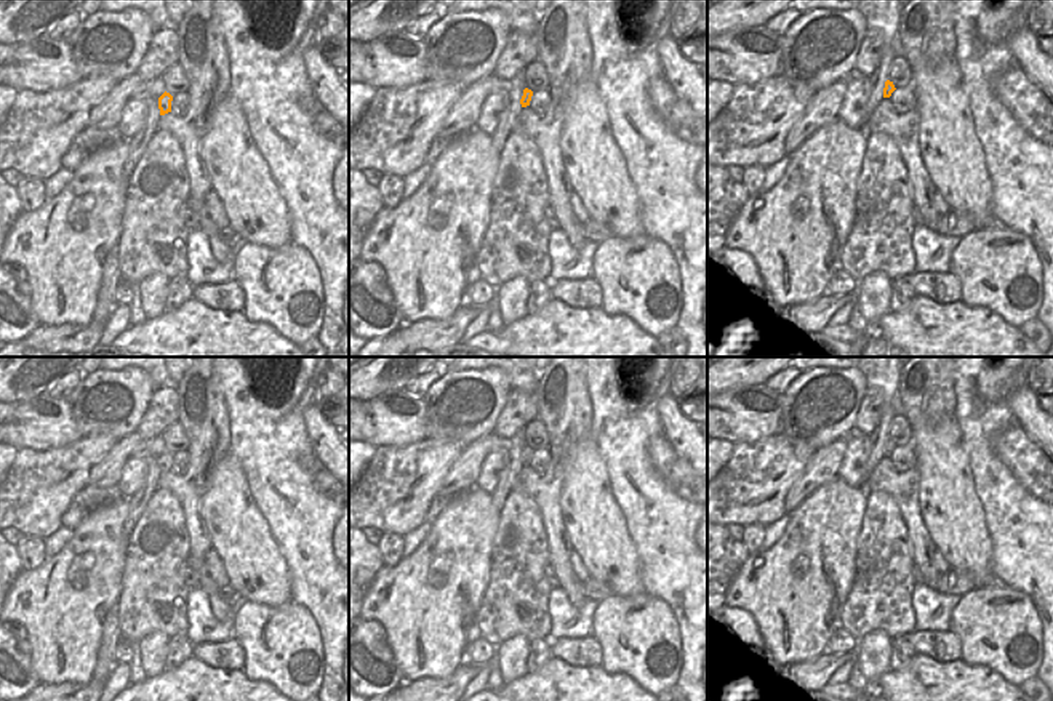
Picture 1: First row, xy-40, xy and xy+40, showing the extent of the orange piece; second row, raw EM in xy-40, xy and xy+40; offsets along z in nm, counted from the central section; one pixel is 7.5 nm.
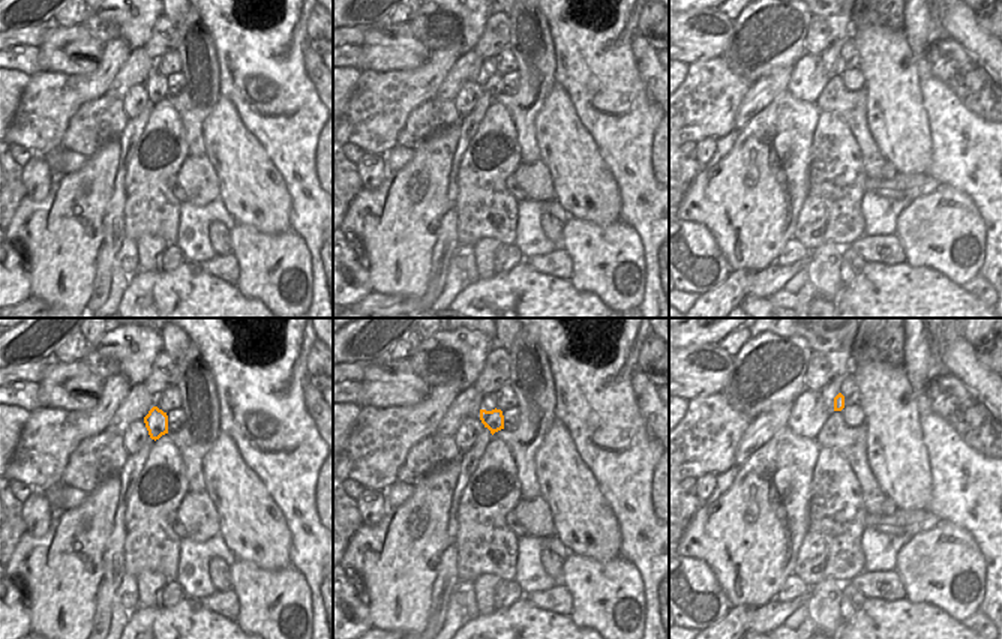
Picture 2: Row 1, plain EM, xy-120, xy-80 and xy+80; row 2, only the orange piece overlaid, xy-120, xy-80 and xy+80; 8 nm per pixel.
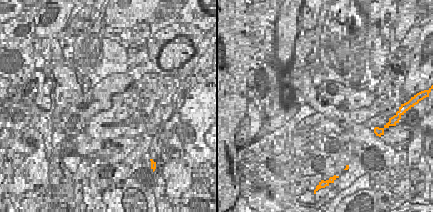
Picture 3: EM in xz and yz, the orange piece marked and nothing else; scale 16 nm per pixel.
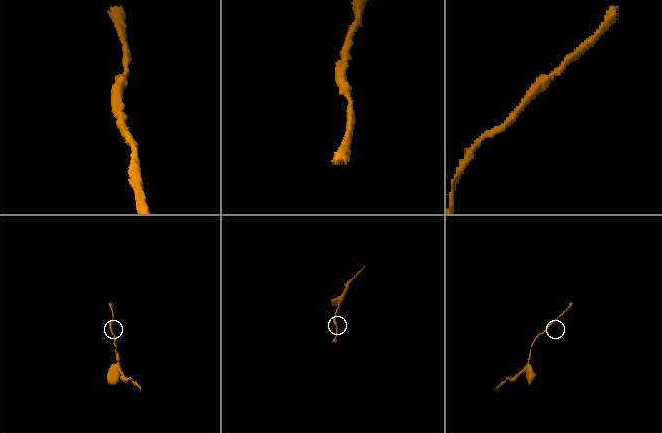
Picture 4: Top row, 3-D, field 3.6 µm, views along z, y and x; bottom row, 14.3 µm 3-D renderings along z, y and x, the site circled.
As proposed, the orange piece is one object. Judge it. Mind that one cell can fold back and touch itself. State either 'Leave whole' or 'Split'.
Leave whole.

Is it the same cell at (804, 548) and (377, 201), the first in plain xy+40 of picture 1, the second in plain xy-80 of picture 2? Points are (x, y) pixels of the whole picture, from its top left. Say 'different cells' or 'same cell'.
same cell

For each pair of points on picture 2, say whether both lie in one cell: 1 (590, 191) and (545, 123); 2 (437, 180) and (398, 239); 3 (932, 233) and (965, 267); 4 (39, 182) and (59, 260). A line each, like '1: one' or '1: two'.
1: one
2: one
3: one
4: two

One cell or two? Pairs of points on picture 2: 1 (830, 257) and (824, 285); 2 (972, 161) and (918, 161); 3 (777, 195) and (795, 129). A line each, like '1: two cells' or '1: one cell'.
1: one cell
2: two cells
3: one cell

